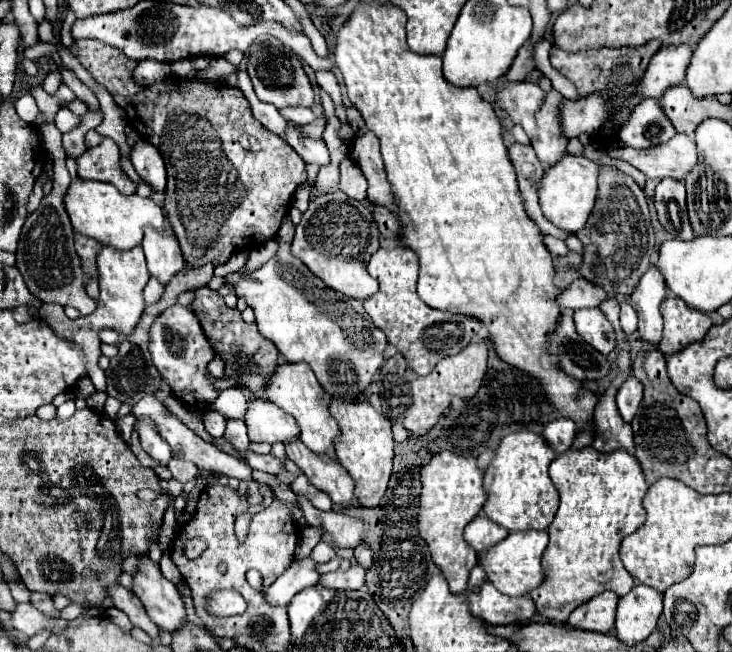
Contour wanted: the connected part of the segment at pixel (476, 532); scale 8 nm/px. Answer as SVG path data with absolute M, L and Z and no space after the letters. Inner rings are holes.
M478 514L470 526L466 526L464 530L464 538L466 542L476 550L482 552L494 544L498 544L500 540L504 540L508 536L508 530L494 524L490 518L486 518L484 514Z

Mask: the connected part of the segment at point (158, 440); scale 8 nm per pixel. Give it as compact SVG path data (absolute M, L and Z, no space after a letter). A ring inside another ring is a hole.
M136 418L134 428L138 430L142 448L144 448L154 460L158 460L158 462L162 462L162 464L168 464L168 460L172 458L170 446L168 446L168 442L162 440L162 436L158 434L156 424L154 424L150 418Z

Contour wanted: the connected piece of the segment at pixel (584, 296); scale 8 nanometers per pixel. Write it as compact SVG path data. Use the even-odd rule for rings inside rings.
M576 280L570 288L566 288L556 302L566 310L578 310L578 308L596 308L608 298L608 292L598 288L592 282Z

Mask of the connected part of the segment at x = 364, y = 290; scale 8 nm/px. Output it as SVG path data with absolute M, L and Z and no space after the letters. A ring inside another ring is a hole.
M320 90L324 114L328 116L328 126L324 130L324 142L330 150L330 164L320 168L316 188L324 190L314 202L310 202L308 210L302 214L302 222L296 228L294 240L292 240L292 254L298 256L318 278L322 278L332 290L338 290L346 296L366 300L374 292L378 292L378 282L366 272L366 264L370 256L380 248L378 242L378 228L372 218L372 212L358 200L346 198L346 194L340 194L338 186L338 164L348 154L348 148L338 138L340 122L334 114L334 104L330 96Z

